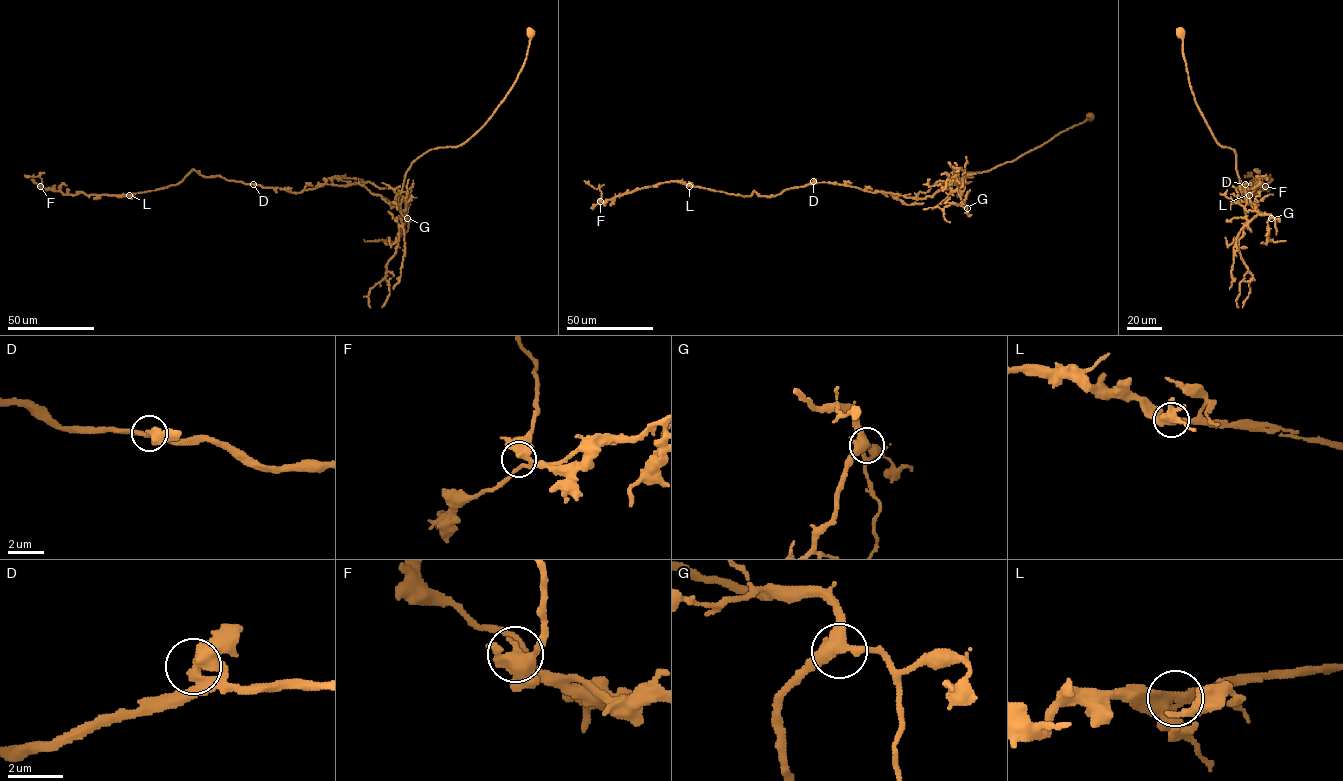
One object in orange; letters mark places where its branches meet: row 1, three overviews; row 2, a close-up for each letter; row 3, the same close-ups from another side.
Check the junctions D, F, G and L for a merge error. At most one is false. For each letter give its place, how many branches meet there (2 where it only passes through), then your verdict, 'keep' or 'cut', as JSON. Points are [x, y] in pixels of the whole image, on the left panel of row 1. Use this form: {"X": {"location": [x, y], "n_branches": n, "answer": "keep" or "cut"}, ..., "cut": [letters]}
{"D": {"location": [253, 184], "n_branches": 3, "answer": "keep"}, "F": {"location": [40, 186], "n_branches": 3, "answer": "keep"}, "G": {"location": [407, 218], "n_branches": 3, "answer": "keep"}, "L": {"location": [129, 195], "n_branches": 3, "answer": "keep"}, "cut": []}

